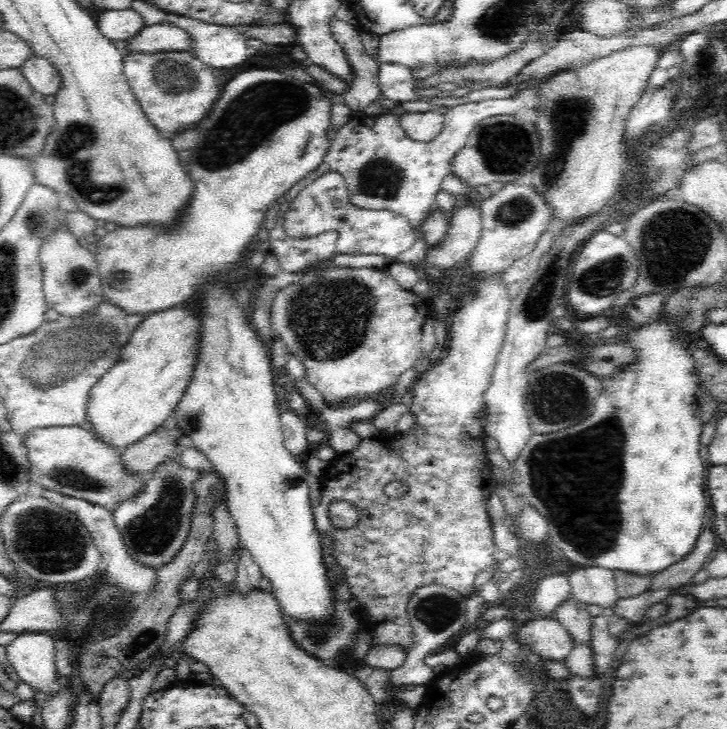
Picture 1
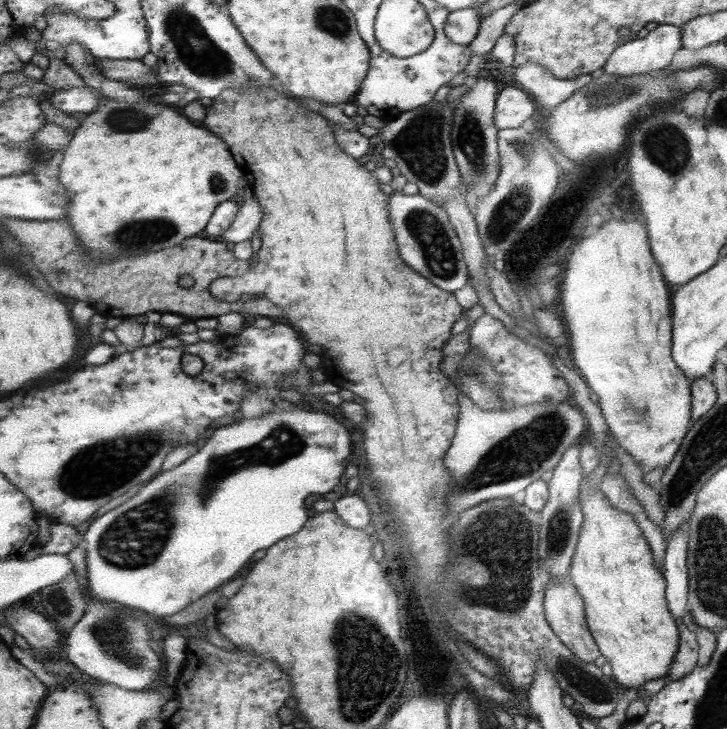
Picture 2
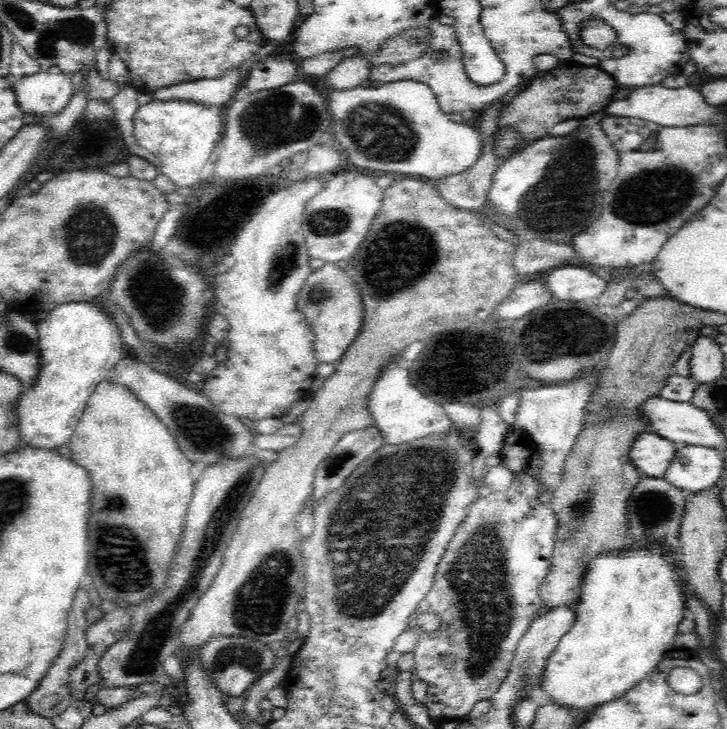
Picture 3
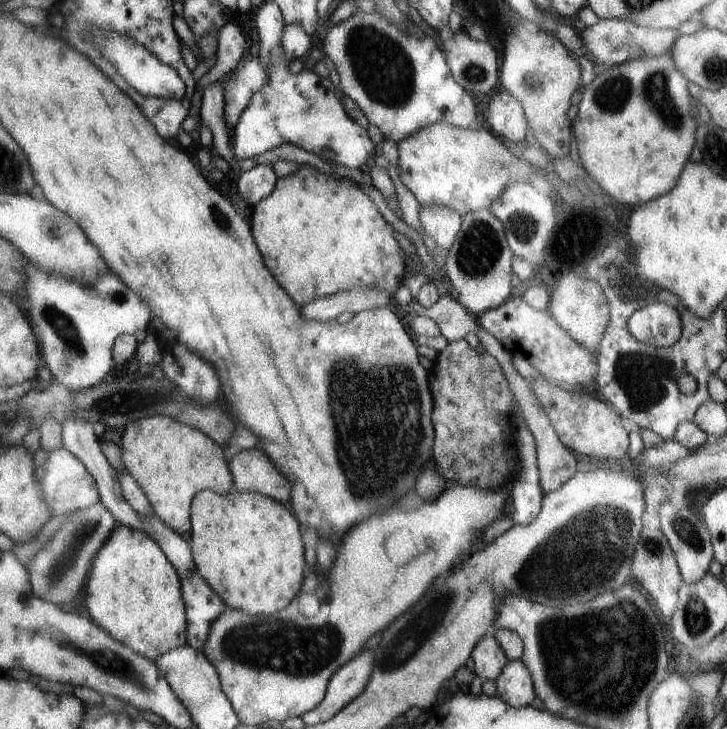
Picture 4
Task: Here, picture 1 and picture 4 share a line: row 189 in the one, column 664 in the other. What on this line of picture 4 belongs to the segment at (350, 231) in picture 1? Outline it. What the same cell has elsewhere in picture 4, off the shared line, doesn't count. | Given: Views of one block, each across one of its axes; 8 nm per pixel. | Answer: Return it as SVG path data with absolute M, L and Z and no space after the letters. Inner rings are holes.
M655 302L630 316L631 334L644 344L672 347L682 335L683 320L678 309L667 302Z

